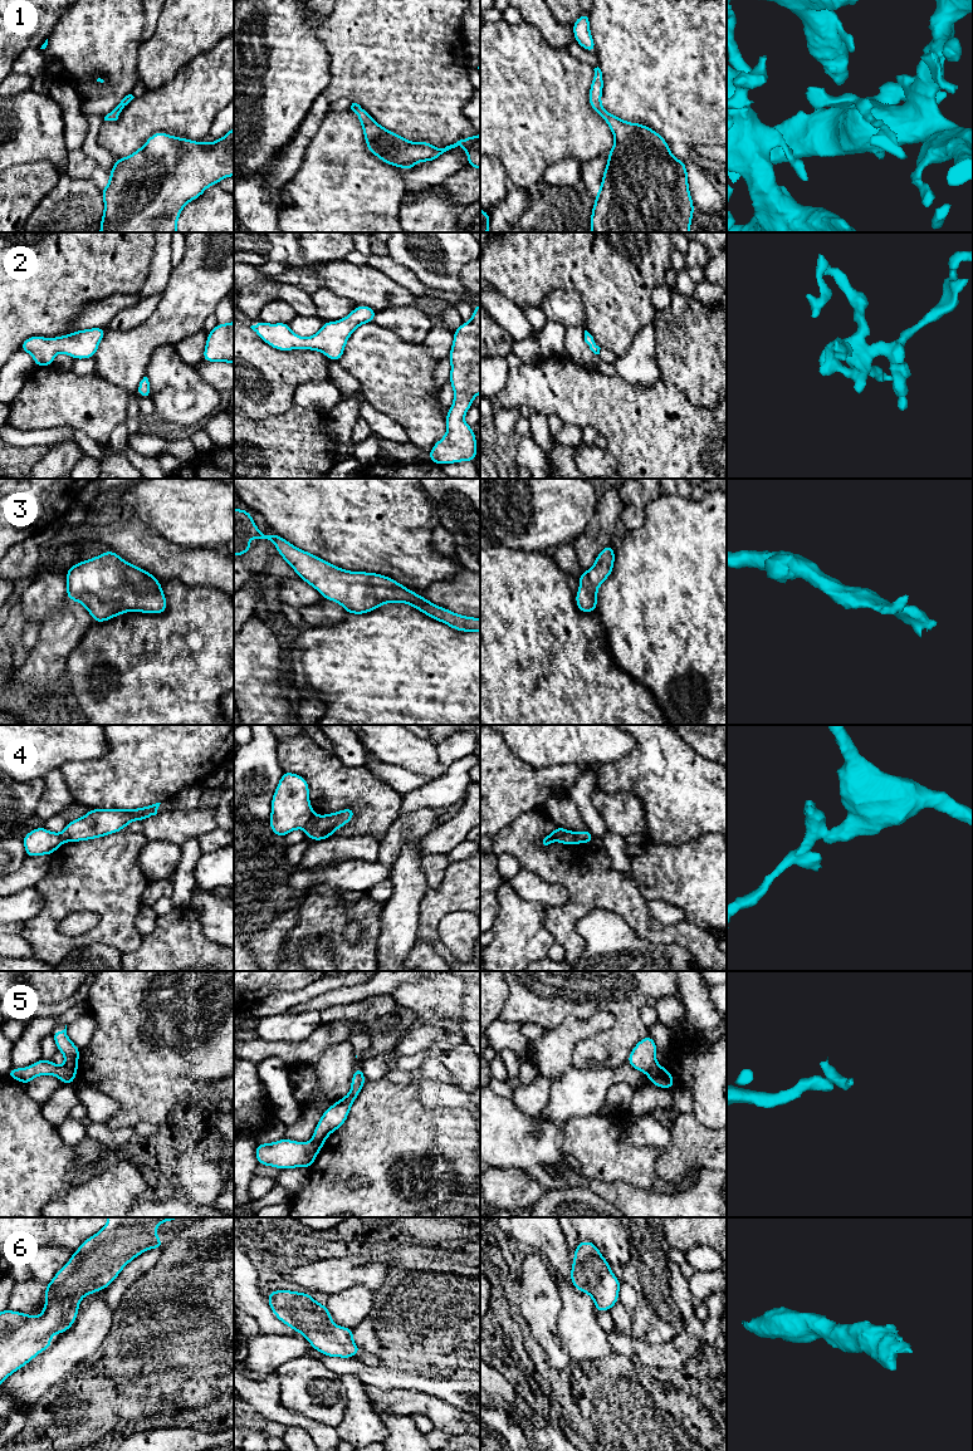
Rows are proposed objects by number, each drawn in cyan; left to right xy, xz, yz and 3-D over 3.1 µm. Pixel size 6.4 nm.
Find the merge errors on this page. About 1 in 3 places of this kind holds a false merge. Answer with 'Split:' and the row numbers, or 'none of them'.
Split: 4, 5

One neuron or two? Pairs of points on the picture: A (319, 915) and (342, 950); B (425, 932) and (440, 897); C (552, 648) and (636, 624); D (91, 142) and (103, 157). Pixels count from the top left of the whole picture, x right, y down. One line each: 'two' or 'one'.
A: one
B: one
C: two
D: one

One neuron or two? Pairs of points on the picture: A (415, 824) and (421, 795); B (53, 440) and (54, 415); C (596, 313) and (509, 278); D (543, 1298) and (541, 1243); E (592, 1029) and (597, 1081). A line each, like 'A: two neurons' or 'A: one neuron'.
A: two neurons
B: two neurons
C: one neuron
D: two neurons
E: two neurons

